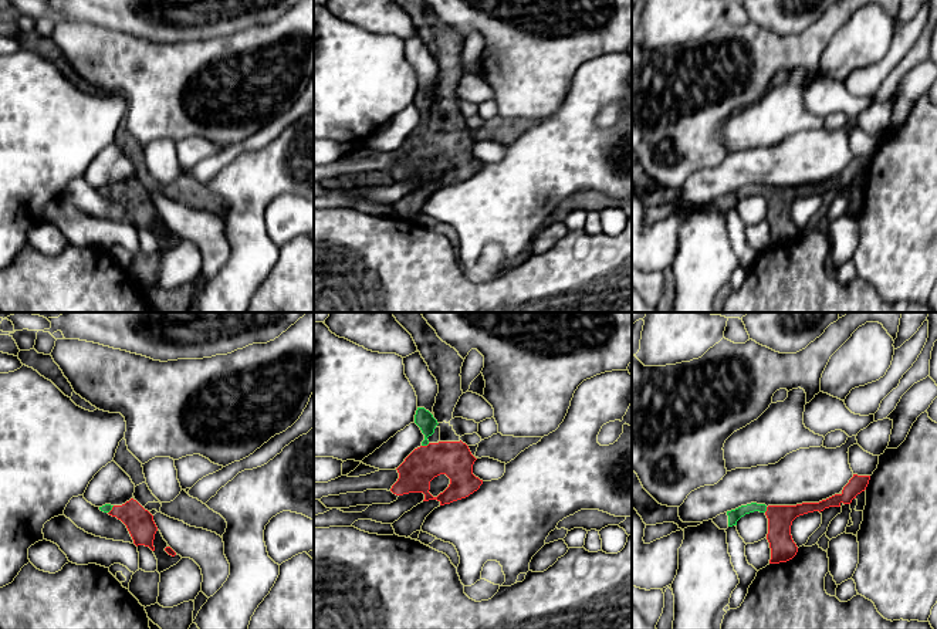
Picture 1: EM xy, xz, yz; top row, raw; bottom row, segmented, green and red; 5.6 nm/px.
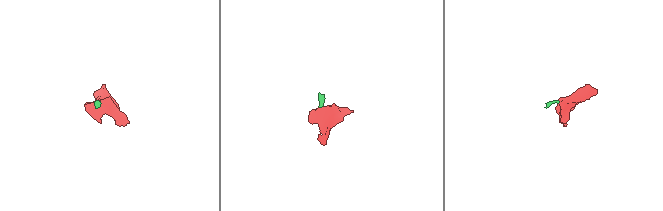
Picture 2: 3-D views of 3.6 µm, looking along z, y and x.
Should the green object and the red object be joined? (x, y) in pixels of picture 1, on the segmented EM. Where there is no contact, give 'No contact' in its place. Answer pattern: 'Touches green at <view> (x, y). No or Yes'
Touches green at xz (425, 445). Yes

